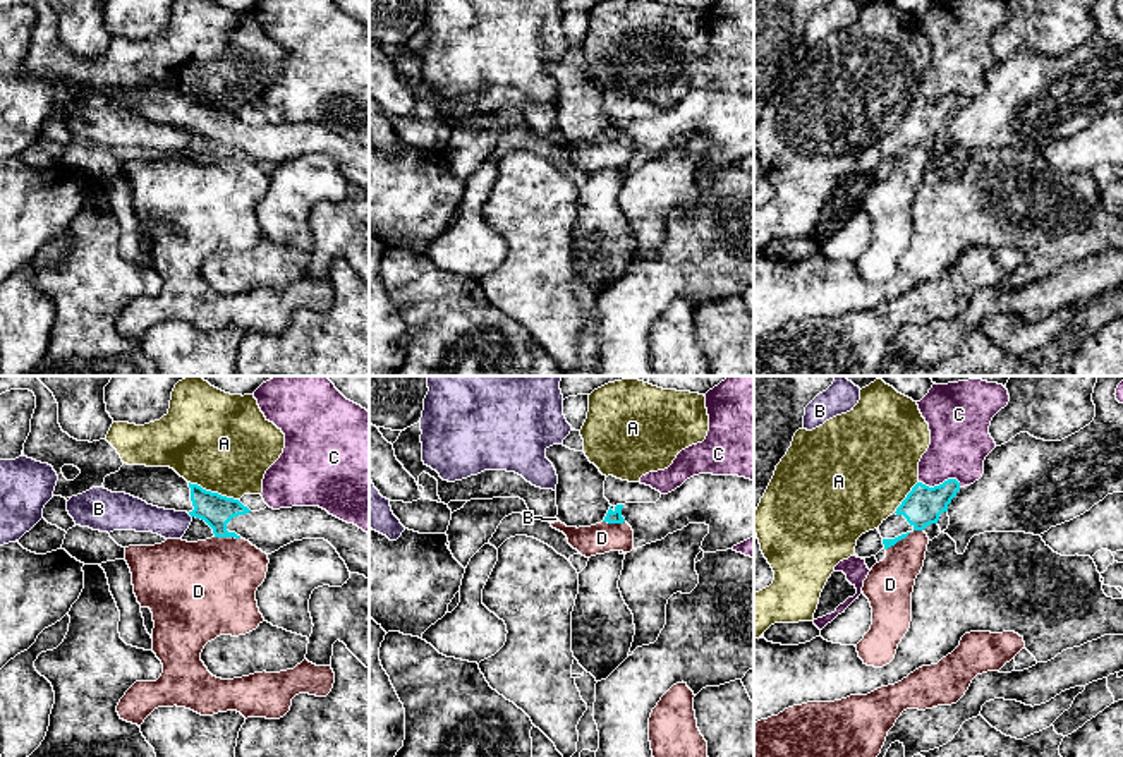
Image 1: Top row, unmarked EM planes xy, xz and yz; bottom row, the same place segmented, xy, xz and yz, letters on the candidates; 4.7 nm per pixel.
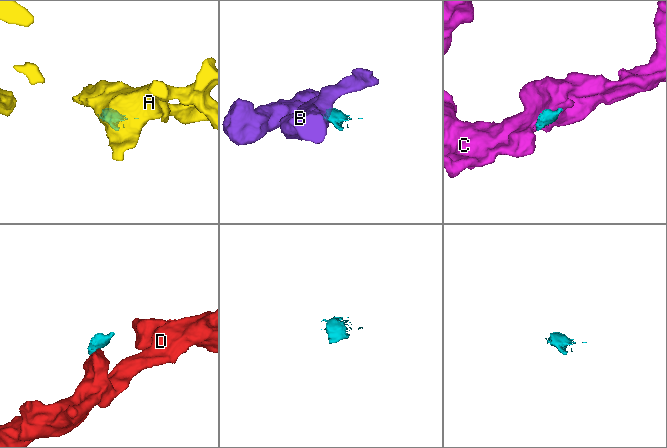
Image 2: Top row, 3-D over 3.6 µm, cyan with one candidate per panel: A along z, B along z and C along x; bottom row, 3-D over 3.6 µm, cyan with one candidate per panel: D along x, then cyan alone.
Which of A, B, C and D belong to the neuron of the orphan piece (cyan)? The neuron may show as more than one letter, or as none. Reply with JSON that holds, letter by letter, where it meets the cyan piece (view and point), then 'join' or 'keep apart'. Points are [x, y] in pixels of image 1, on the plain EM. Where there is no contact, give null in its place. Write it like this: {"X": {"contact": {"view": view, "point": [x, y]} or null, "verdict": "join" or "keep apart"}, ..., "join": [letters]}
{"A": {"contact": {"view": "xy", "point": [213, 109]}, "verdict": "keep apart"}, "B": {"contact": null, "verdict": "keep apart"}, "C": {"contact": {"view": "yz", "point": [941, 100]}, "verdict": "keep apart"}, "D": {"contact": {"view": "xy", "point": [227, 151]}, "verdict": "keep apart"}, "join": []}

